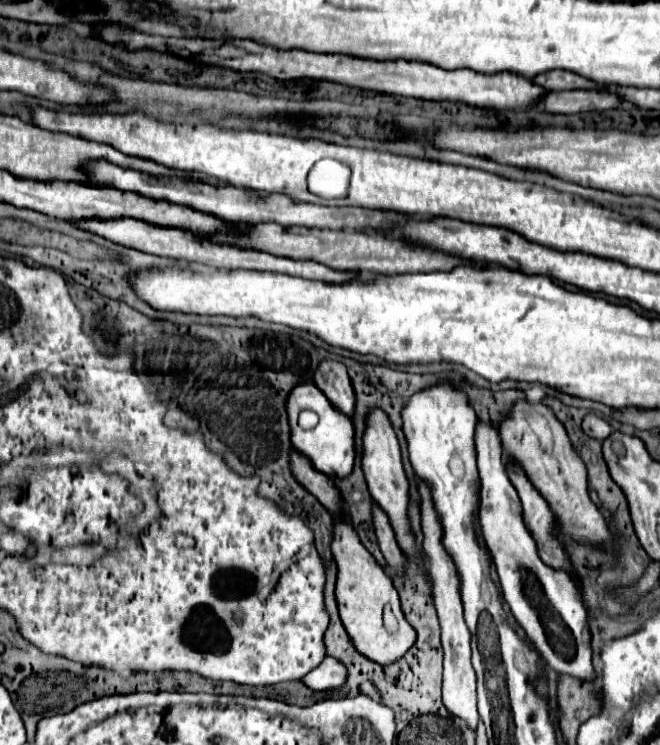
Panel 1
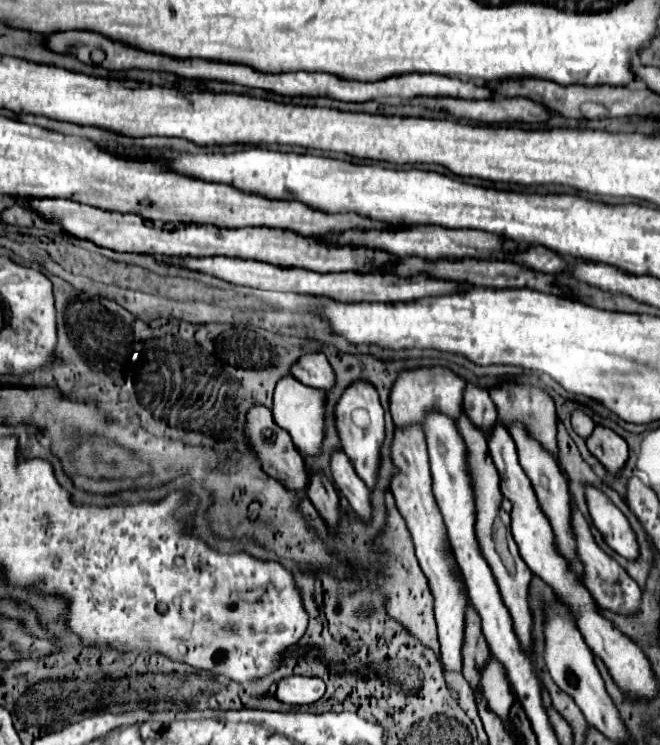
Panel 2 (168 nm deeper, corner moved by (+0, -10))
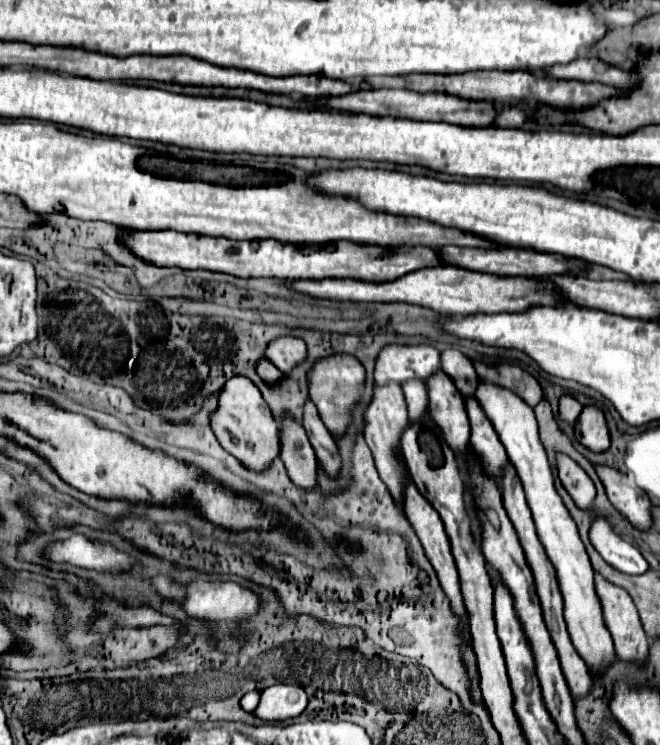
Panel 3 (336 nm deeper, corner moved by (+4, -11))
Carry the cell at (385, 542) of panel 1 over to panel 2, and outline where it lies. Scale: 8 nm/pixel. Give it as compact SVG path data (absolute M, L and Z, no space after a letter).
M344 451L330 453L330 471L332 471L332 483L338 489L338 493L350 501L352 509L360 517L368 519L370 517L370 491L364 485L364 481L356 475Z

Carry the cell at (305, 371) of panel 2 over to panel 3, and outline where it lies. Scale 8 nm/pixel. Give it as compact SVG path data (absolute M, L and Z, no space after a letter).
M292 336L278 338L268 346L266 358L278 370L288 374L290 370L294 370L298 364L306 360L306 342L302 338L292 338Z

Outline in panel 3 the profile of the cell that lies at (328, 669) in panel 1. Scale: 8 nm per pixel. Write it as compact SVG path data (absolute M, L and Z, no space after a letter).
M274 684L262 692L254 714L262 720L288 720L302 714L306 704L308 694L298 684Z

